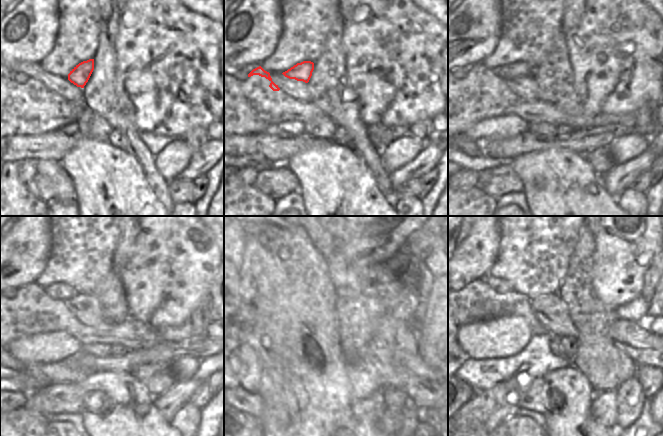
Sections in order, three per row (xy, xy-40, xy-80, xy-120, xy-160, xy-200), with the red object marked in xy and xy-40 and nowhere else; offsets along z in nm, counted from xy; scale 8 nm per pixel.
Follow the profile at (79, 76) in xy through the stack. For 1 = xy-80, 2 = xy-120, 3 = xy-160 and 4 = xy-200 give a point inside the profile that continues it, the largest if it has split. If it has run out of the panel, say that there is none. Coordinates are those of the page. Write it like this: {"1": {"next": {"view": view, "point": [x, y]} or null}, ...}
{"1": {"next": {"view": "xy-80", "point": [520, 69]}}, "2": {"next": {"view": "xy-120", "point": [55, 296]}}, "3": {"next": {"view": "xy-160", "point": [279, 294]}}, "4": {"next": {"view": "xy-200", "point": [489, 290]}}}

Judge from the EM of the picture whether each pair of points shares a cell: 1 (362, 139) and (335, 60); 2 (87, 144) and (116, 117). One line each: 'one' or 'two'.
1: one
2: two

